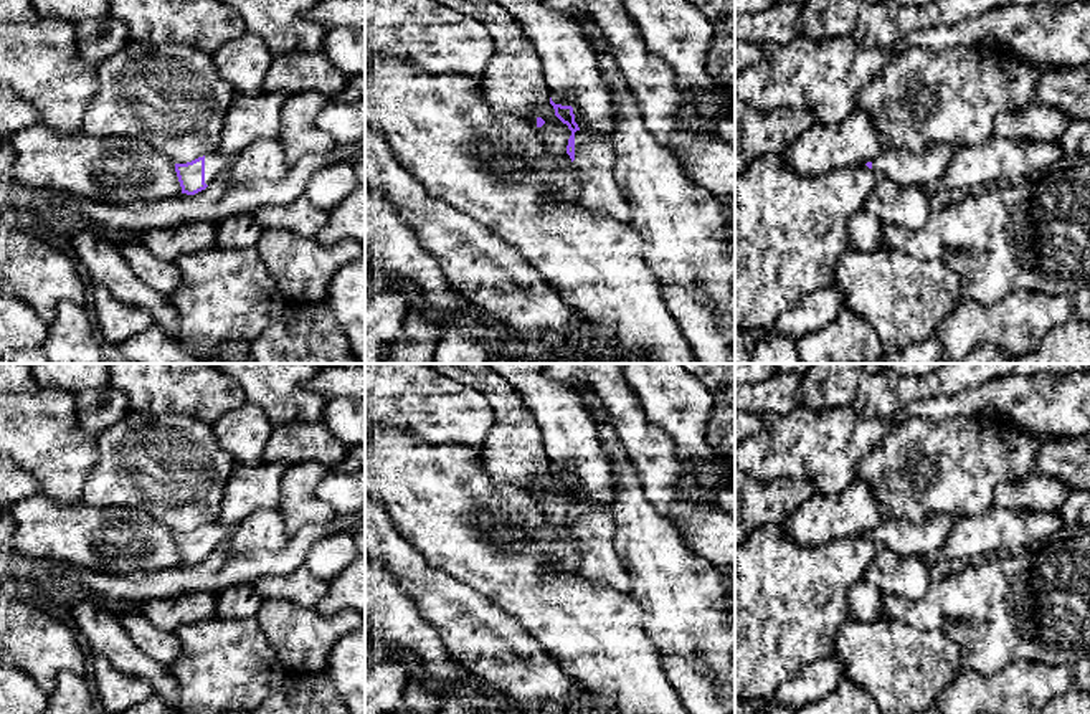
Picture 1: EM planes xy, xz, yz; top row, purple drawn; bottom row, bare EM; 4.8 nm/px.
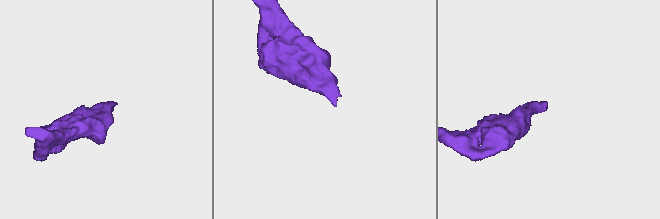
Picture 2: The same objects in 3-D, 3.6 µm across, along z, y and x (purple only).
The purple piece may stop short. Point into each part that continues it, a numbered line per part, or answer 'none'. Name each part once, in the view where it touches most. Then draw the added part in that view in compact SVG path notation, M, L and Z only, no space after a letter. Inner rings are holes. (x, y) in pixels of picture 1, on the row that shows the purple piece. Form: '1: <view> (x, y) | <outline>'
1: xz (595, 162) | M585 131L575 132L573 169L581 177L578 205L629 223L631 208L616 183L614 165L616 157L606 139L593 137Z

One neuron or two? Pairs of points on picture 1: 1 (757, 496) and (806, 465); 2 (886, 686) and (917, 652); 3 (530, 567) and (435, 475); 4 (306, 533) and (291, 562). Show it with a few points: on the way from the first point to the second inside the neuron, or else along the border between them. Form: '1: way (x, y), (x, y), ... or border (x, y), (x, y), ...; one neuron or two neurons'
1: border (752, 476), (760, 481), (805, 478), (818, 493); two neurons
2: way (894, 678), (912, 660); one neuron
3: way (499, 567), (435, 506); one neuron
4: way (304, 539), (293, 556); one neuron

